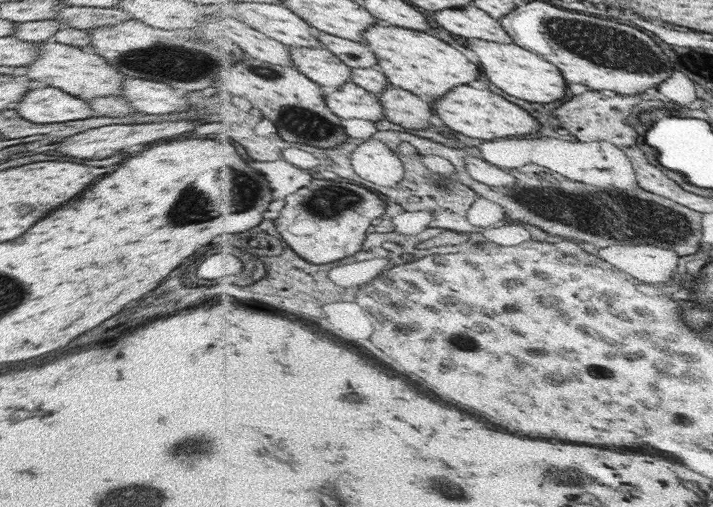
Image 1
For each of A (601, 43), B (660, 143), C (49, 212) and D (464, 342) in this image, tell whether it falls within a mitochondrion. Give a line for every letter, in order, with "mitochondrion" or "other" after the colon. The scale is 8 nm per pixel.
A: mitochondrion
B: other
C: other
D: mitochondrion

